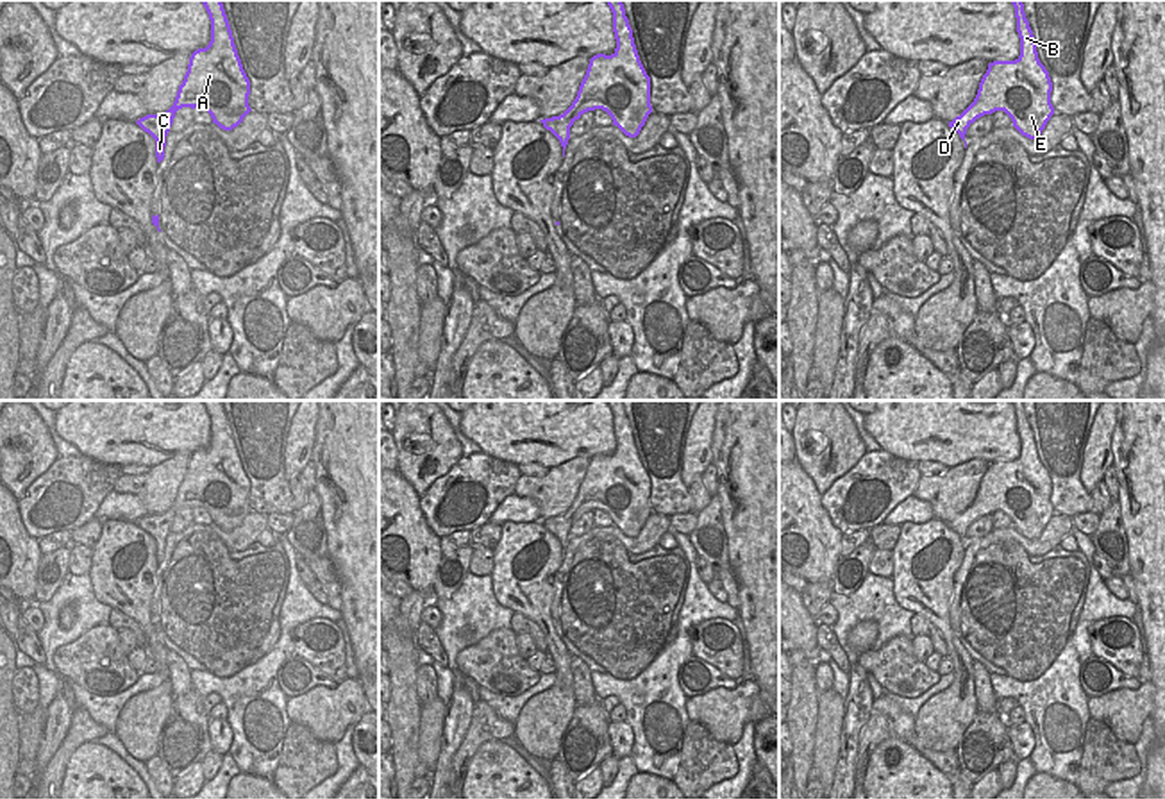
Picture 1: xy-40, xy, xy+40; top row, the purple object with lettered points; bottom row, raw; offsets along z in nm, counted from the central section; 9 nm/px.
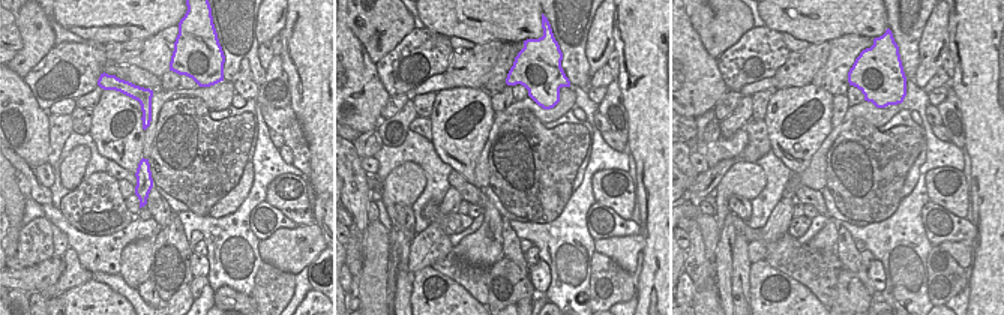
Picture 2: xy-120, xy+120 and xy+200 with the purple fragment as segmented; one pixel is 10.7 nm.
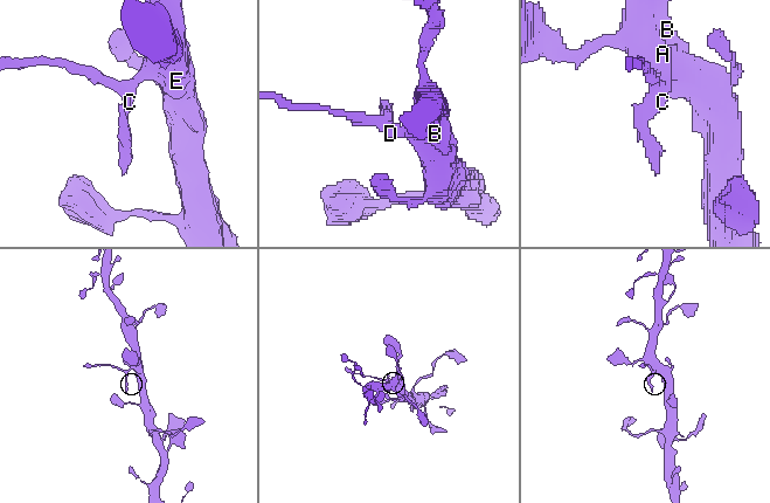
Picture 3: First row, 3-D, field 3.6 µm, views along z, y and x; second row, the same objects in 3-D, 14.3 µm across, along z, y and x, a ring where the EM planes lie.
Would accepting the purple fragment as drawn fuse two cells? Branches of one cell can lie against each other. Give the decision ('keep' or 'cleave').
cleave

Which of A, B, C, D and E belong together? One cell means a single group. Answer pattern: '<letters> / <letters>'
A B E / C D

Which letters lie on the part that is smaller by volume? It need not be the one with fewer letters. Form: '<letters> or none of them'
C, D

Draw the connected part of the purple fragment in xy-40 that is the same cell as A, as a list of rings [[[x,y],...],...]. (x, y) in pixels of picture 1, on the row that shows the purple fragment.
[[[222,0],[200,2],[211,20],[211,41],[191,54],[175,102],[166,113],[173,120],[182,107],[204,107],[213,123],[232,130],[252,111],[248,105],[250,80],[238,55]]]

